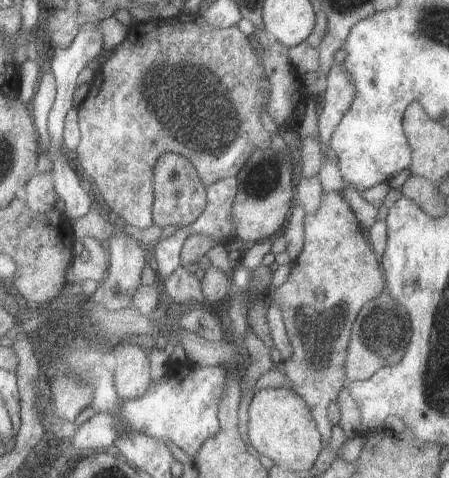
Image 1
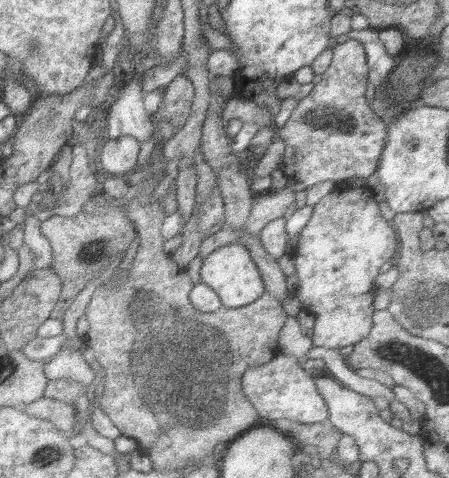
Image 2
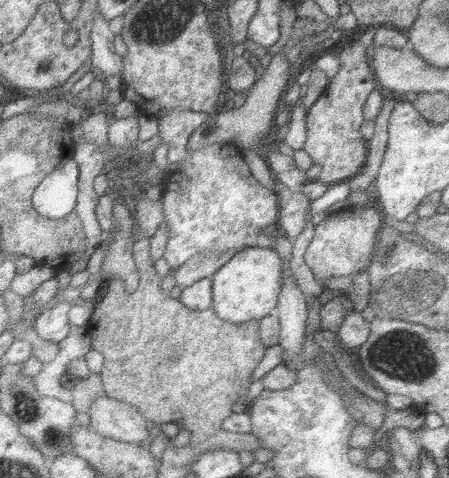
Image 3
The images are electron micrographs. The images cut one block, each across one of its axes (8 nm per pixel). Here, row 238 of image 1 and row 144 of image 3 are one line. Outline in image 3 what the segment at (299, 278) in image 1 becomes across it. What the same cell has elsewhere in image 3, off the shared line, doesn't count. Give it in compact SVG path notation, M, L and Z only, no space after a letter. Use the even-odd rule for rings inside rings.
M369 26L361 38L335 46L333 54L339 60L341 70L333 80L329 80L319 100L309 110L309 140L305 152L309 154L313 164L321 166L321 174L317 180L323 184L337 184L355 178L357 172L361 172L359 164L363 164L365 156L369 156L359 128L363 124L363 104L369 92L377 88L377 80L369 64L369 50L373 46L375 30L375 26Z

